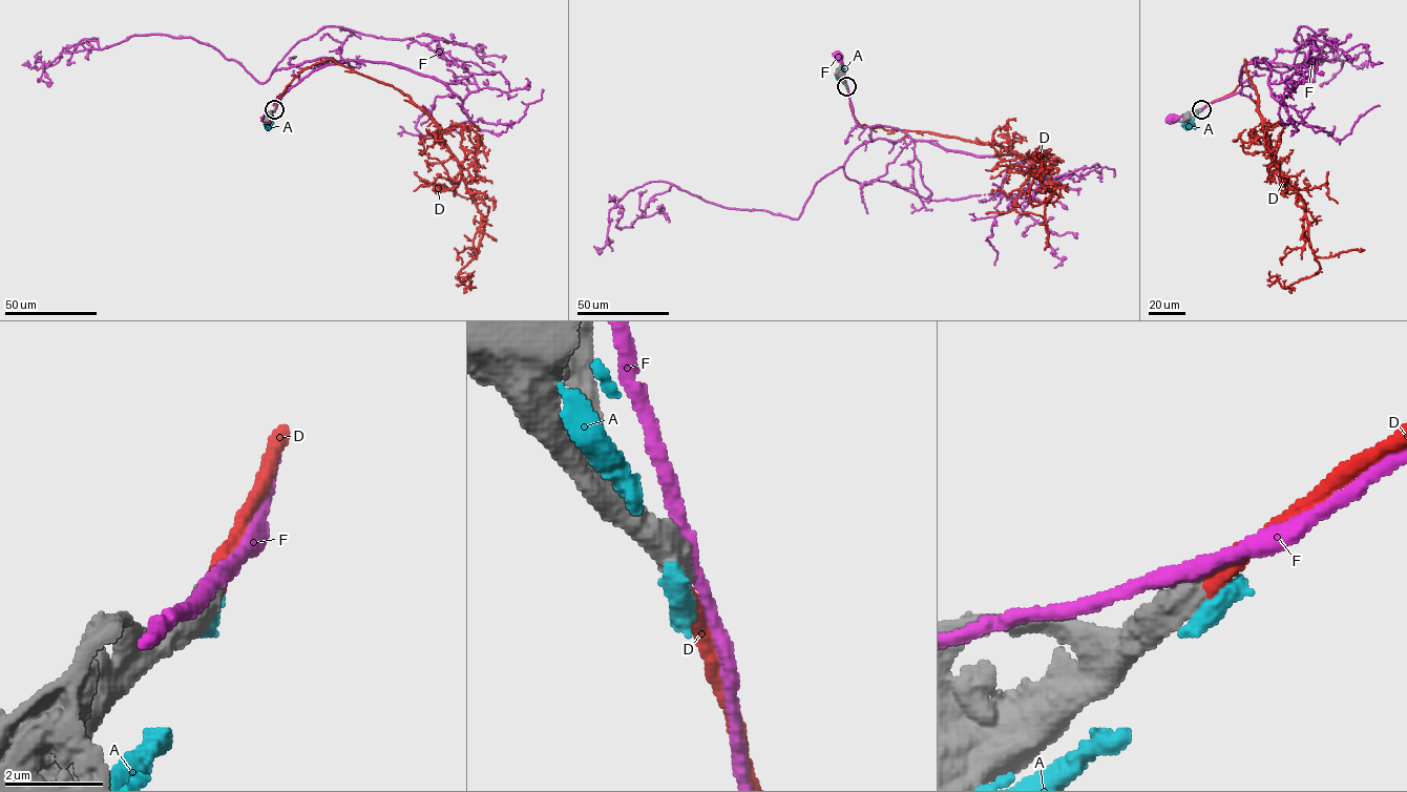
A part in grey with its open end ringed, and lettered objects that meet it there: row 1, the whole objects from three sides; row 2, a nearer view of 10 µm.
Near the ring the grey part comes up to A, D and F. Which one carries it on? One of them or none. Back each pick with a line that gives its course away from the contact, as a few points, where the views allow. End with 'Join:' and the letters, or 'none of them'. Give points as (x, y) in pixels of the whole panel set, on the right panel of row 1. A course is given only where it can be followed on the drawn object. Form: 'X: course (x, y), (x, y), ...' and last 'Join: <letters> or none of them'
D: course (1200, 109), (1239, 84), (1244, 59), (1275, 166), (1304, 201), (1320, 265), (1285, 288), (1269, 271)
Join: D

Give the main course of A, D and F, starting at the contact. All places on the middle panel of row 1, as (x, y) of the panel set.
A: (845, 85), (840, 73)
D: (846, 86), (860, 125), (999, 144), (1028, 159), (1055, 193), (1033, 205), (1029, 187), (1046, 155)
F: (846, 85), (839, 56)

